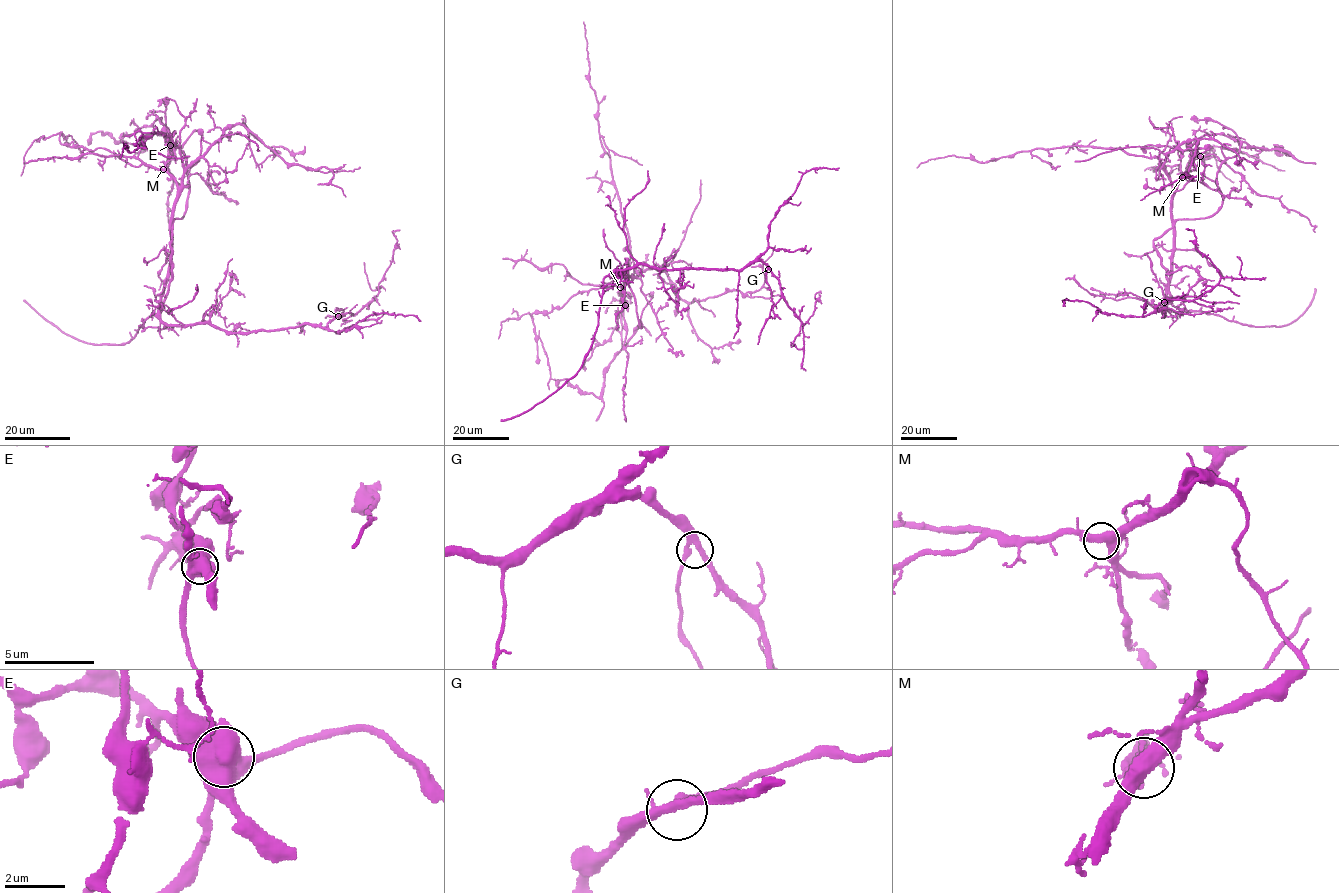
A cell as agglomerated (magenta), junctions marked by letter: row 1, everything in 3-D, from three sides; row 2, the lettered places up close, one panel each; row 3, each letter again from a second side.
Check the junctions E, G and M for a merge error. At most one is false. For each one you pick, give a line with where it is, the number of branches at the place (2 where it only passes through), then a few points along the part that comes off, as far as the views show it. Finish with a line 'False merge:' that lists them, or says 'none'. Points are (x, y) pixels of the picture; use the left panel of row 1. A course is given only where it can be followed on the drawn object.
E: Place: (170, 145). Branches: 4. Course of the part to remove: (170, 145), (165, 137), (175, 131), (167, 141)
False merge: E

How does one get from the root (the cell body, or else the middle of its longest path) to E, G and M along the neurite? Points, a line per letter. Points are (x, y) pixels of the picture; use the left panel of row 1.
E: (169, 262), (170, 219), (177, 193), (175, 181), (166, 168), (170, 145)
G: (169, 262), (160, 308), (160, 318), (167, 324), (208, 323), (252, 332), (305, 324), (325, 327), (338, 316)
M: (169, 262), (170, 219), (177, 185), (163, 169)

